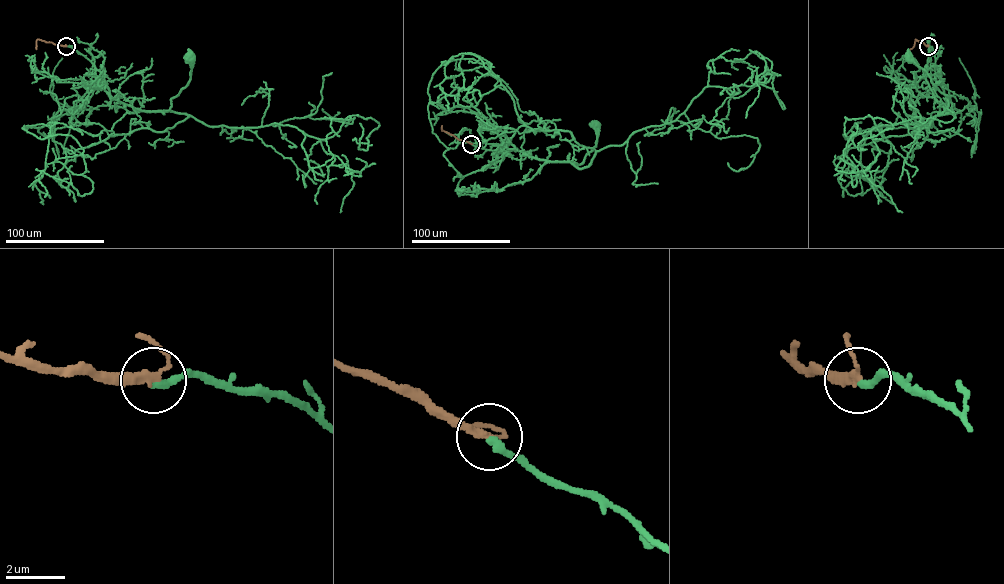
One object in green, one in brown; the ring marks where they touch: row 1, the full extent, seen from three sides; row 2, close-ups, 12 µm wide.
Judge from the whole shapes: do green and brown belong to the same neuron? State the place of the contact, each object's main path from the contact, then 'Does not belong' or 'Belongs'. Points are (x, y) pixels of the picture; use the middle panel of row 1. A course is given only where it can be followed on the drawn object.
Place: (471, 144). Course of green: (471, 144), (497, 151), (509, 141), (518, 150), (540, 159), (580, 164), (595, 146), (597, 133), (594, 124). Course of brown: (471, 144), (441, 130), (442, 125). Belongs

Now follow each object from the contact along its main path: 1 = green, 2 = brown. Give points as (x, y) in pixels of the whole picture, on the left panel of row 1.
1: (66, 46), (102, 72), (113, 98), (142, 110), (169, 109), (172, 98), (189, 82), (188, 59)
2: (66, 46), (37, 39), (36, 49)

